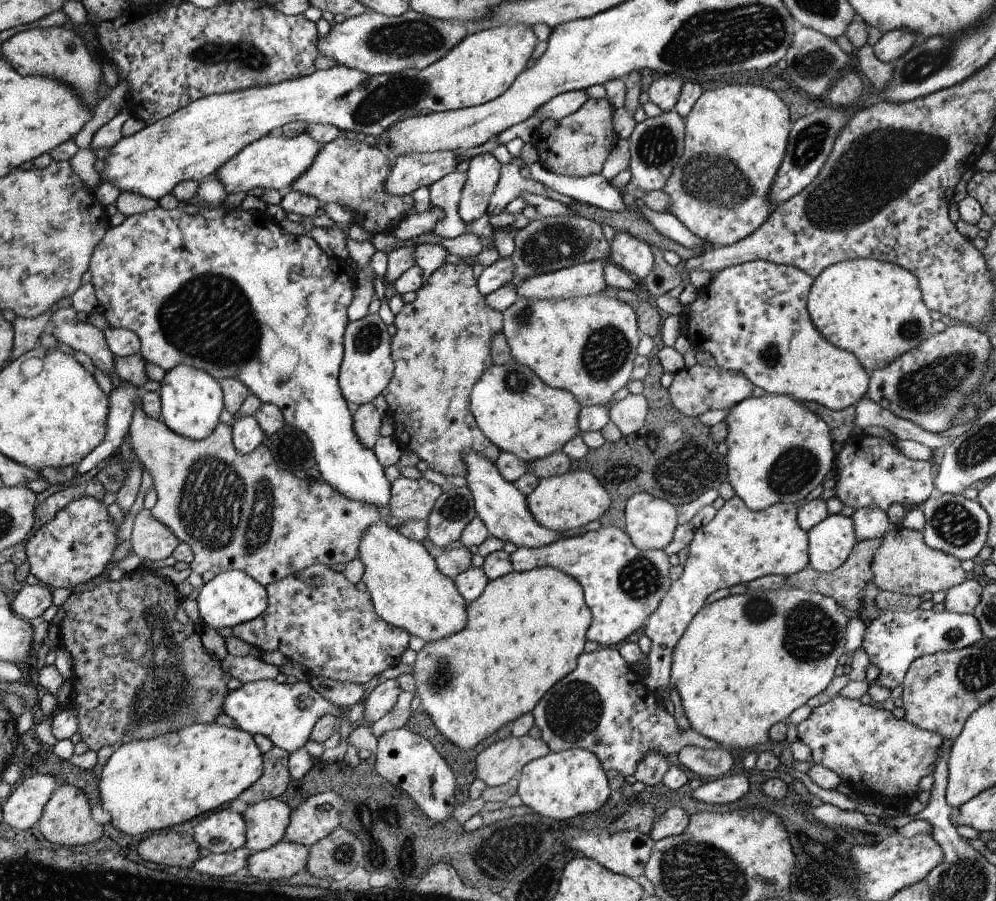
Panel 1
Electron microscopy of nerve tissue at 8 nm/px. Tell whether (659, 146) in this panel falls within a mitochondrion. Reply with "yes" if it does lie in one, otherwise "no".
yes

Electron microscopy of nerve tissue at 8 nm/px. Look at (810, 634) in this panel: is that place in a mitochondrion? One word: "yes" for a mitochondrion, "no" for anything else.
yes

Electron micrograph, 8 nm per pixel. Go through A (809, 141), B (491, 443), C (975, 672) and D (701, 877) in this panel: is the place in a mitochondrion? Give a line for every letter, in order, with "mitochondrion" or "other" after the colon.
A: mitochondrion
B: other
C: mitochondrion
D: mitochondrion

